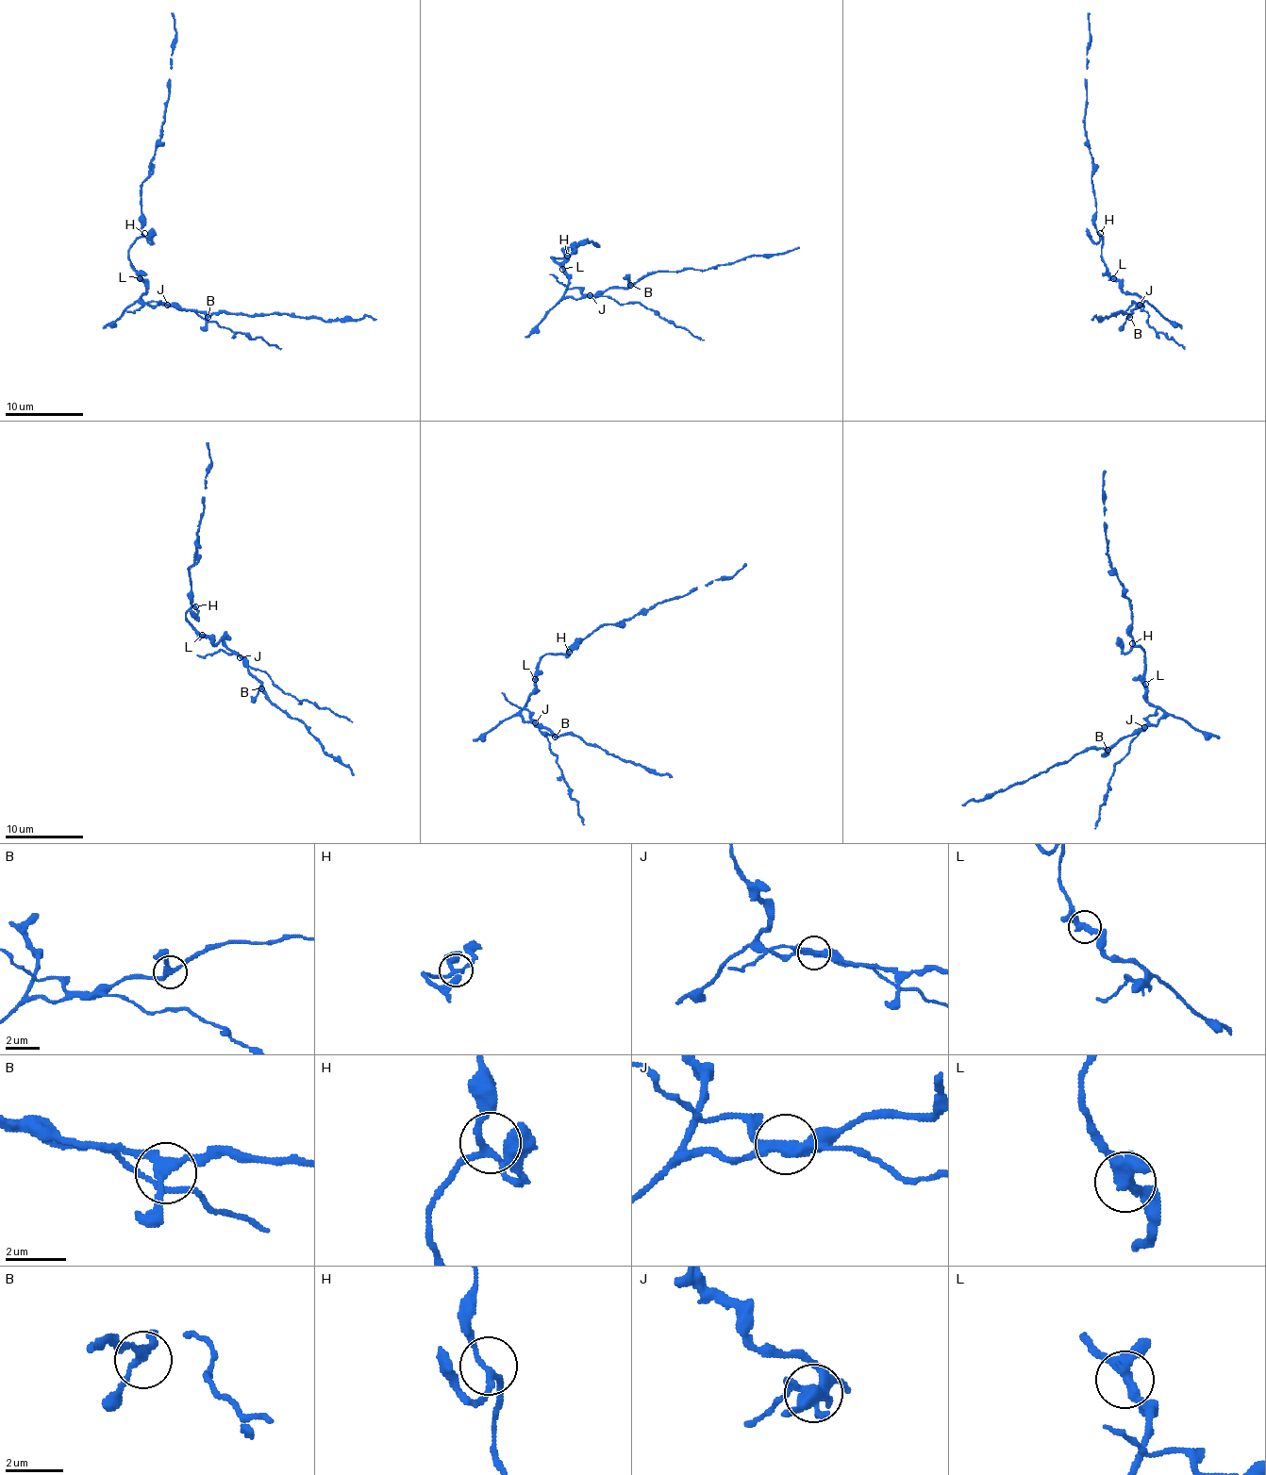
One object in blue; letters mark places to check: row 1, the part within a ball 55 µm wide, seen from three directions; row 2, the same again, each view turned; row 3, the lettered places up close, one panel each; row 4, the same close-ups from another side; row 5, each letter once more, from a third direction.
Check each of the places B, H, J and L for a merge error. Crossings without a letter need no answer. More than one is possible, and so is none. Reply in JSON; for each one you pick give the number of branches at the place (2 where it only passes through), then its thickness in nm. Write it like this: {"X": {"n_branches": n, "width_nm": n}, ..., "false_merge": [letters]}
{"J": {"n_branches": 3, "width_nm": 320}, "false_merge": ["J"]}

